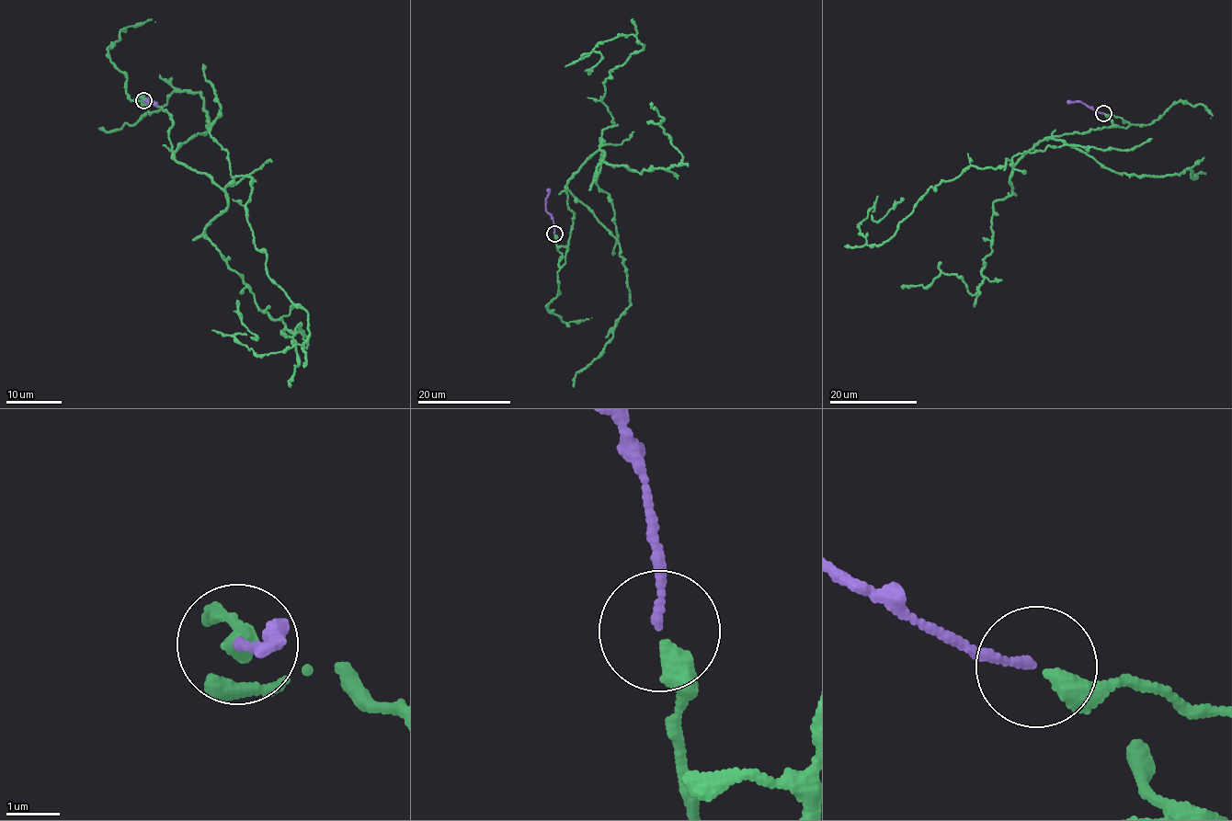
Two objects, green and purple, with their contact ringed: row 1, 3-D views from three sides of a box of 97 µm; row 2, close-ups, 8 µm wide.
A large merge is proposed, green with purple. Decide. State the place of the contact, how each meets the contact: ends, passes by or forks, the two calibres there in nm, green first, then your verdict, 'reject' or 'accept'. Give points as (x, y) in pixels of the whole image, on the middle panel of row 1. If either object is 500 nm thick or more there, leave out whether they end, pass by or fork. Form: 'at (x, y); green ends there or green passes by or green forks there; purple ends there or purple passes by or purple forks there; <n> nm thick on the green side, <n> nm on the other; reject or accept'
at (554, 233); green ends there; purple ends there; 400 nm thick on the green side, 130 nm on the other; accept

